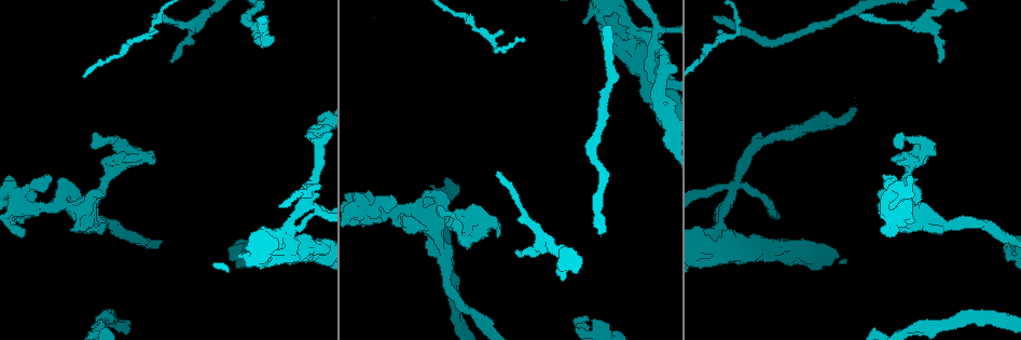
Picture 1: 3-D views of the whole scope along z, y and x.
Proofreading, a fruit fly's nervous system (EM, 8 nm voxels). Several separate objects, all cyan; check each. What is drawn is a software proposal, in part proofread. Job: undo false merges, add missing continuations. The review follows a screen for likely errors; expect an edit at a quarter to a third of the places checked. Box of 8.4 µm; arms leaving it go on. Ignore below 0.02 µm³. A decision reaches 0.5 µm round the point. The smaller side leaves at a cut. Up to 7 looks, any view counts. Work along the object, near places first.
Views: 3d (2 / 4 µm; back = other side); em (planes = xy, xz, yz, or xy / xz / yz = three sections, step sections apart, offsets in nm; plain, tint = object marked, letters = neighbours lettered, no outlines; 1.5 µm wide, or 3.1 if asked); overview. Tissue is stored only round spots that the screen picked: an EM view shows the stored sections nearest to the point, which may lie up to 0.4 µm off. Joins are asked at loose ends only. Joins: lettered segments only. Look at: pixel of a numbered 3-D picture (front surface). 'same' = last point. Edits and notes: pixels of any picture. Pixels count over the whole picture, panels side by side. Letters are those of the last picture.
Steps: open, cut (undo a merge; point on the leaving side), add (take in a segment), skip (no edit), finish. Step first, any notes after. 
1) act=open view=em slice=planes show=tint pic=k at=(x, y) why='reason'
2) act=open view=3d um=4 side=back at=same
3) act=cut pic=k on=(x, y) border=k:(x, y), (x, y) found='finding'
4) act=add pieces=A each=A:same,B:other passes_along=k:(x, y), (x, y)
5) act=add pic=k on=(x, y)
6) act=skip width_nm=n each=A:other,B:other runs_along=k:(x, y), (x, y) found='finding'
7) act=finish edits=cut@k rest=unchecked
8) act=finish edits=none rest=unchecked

act=open view=3d um=4 side=back pic=1 at=(259, 18) why='free end'

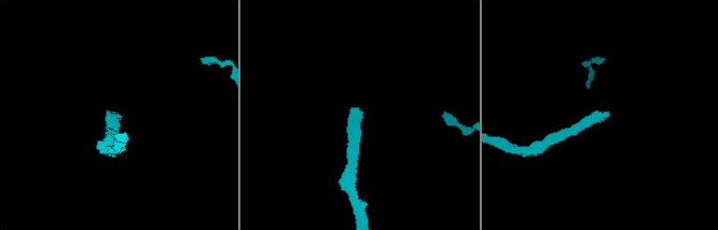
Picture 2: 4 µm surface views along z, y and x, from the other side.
act=open view=em slice=xy step=4 show=tint pic=2 at=(356, 108) why='shape alone is not enough'

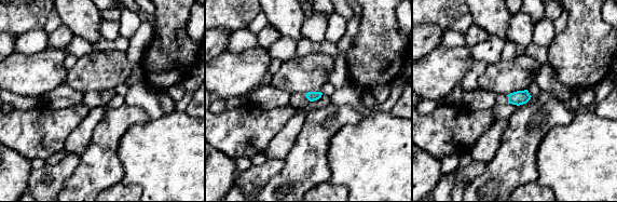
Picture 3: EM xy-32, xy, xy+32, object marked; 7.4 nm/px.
act=open view=em slice=xz step=4 show=letters at=same why='another direction'

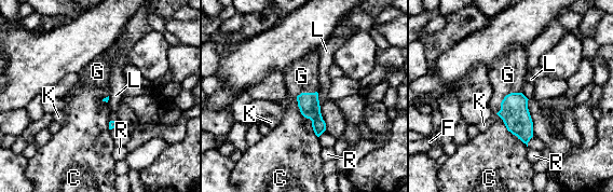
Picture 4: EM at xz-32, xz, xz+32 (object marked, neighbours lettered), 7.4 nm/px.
act=add pieces=G each=C:other,F:other,G:same,K:other,L:other,R:other passes_along=4:(308, 103), (305, 93), (301, 76) found='it goes on there'

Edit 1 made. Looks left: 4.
act=open view=em slice=xy step=8 show=letters pic=1 at=(154, 13) why='tapers out'

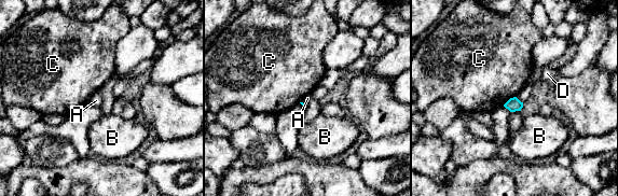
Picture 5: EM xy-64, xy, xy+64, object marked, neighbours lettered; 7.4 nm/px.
act=skip each=A:other,B:other,C:other,D:other border=5:(514, 96), (503, 106) found='none of them fits'

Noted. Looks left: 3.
act=open view=em slice=planes show=letters pic=1 at=(309, 186) why='sharp bend'

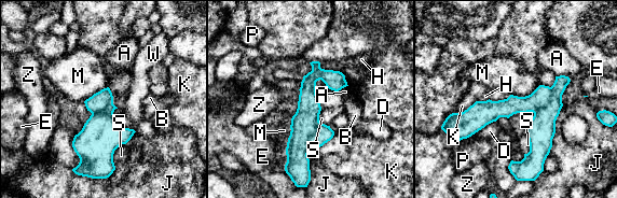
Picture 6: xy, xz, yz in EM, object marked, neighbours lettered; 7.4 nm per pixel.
act=cut pic=6 on=(540, 96) longest_contact=J:380nm each=A:other,B:other,D:other,E:other,H:other,J:other,K:other,M:other,P:other,S:other,W:other,Z:other part_leaving=6:(548, 89), (531, 103), (451, 119) found='a second cell is stuck on'

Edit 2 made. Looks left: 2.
act=finish edits=add@4,cut@6 rest=unchecked

